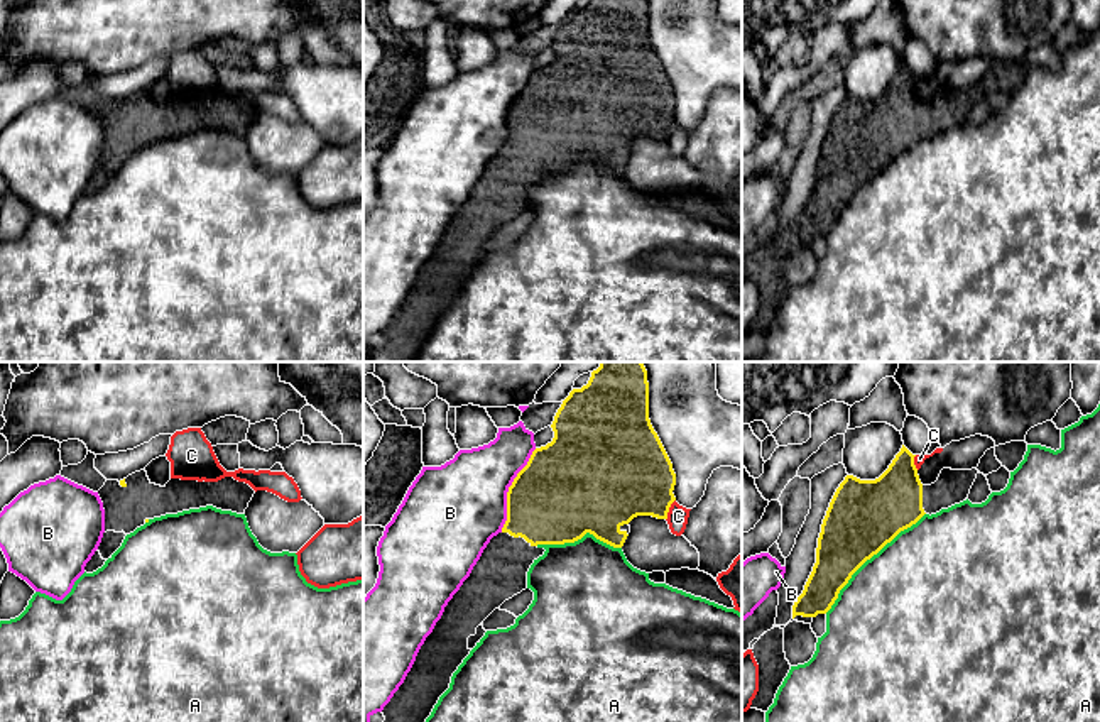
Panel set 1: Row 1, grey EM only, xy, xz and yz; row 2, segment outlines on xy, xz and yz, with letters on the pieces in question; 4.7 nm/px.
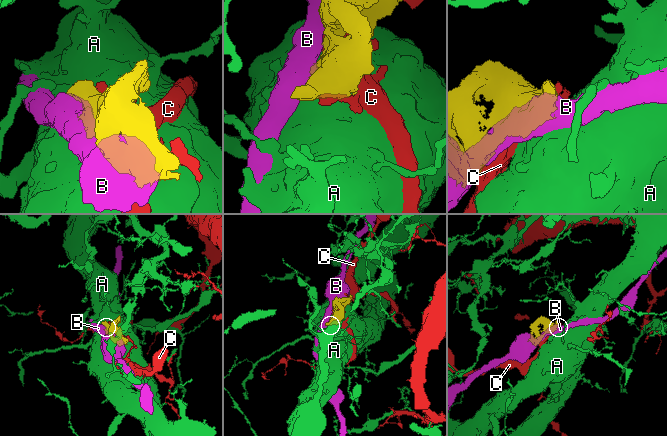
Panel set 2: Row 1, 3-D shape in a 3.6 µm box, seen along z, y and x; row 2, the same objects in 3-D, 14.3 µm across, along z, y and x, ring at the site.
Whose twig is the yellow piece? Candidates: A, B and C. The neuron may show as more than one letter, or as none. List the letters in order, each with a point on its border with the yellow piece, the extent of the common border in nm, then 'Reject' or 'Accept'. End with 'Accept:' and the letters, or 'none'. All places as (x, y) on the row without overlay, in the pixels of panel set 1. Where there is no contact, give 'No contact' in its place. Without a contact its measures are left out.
A: Touches yellow at yz (869, 180). Shared border 700 nm. Reject
B: Touches yellow at xz (509, 112). Shared border 440 nm. Reject
C: Touches yellow at xz (668, 131). Shared border 110 nm. Reject
Accept: none

